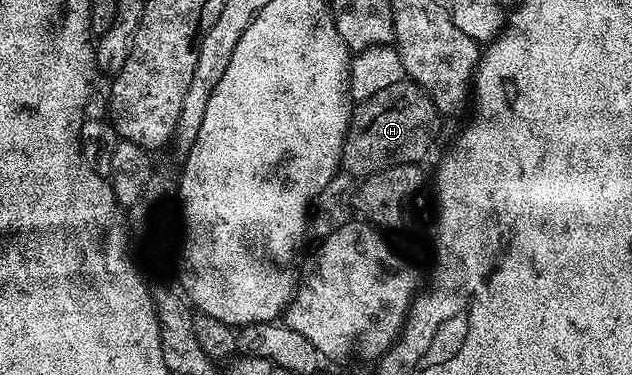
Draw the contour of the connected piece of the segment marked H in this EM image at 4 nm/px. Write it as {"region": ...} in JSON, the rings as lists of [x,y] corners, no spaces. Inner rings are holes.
{"region":[[[405,78],[397,86],[381,90],[372,100],[362,101],[352,111],[355,128],[347,127],[351,144],[343,144],[342,167],[358,178],[366,178],[398,164],[419,164],[430,154],[439,136],[439,119],[440,110],[427,91]]]}

